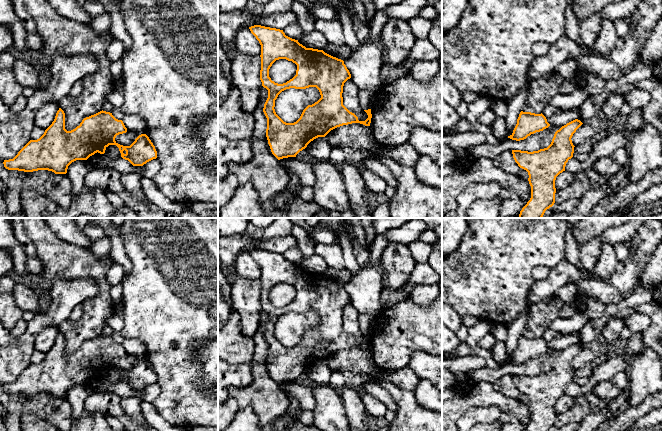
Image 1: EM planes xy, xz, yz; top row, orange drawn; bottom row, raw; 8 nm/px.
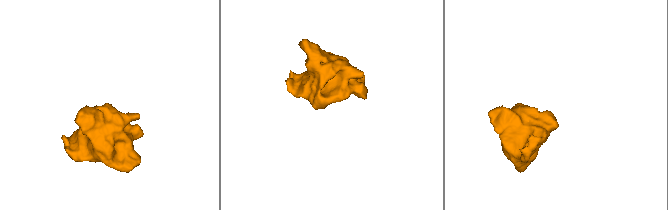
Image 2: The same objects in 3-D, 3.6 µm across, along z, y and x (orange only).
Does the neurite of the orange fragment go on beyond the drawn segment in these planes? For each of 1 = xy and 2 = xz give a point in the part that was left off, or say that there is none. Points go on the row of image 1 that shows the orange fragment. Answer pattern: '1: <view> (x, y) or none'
1: none
2: none

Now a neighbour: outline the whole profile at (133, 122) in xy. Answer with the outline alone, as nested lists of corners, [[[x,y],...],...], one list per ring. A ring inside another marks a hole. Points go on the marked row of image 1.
[[[124,114],[122,119],[127,130],[134,132],[145,132],[146,123],[145,120],[137,114]]]

